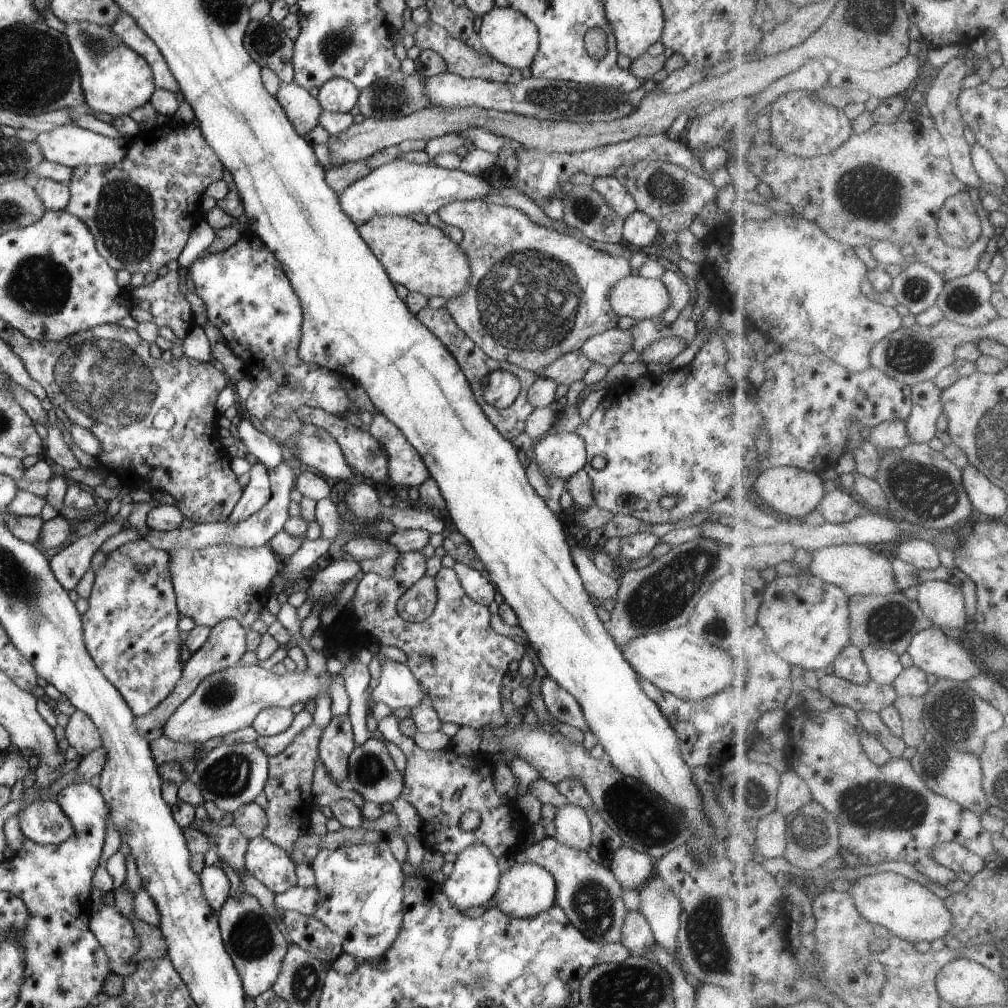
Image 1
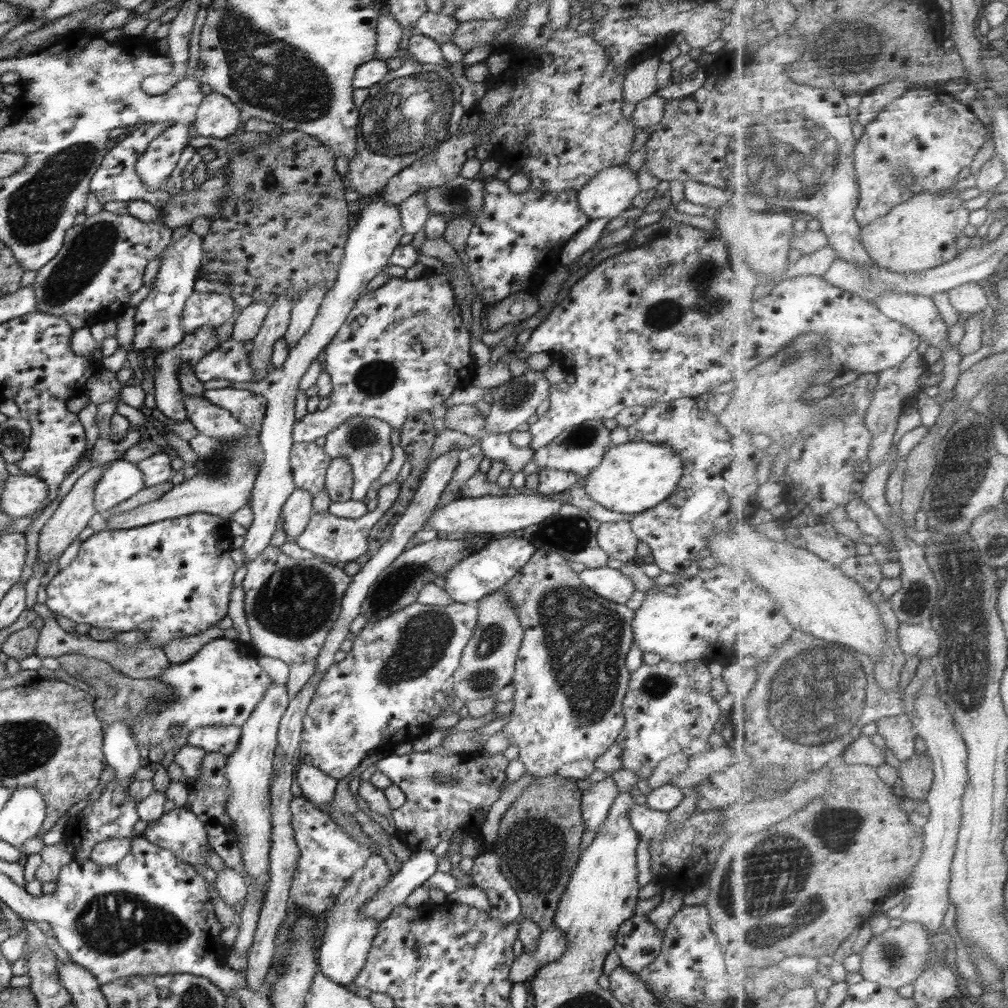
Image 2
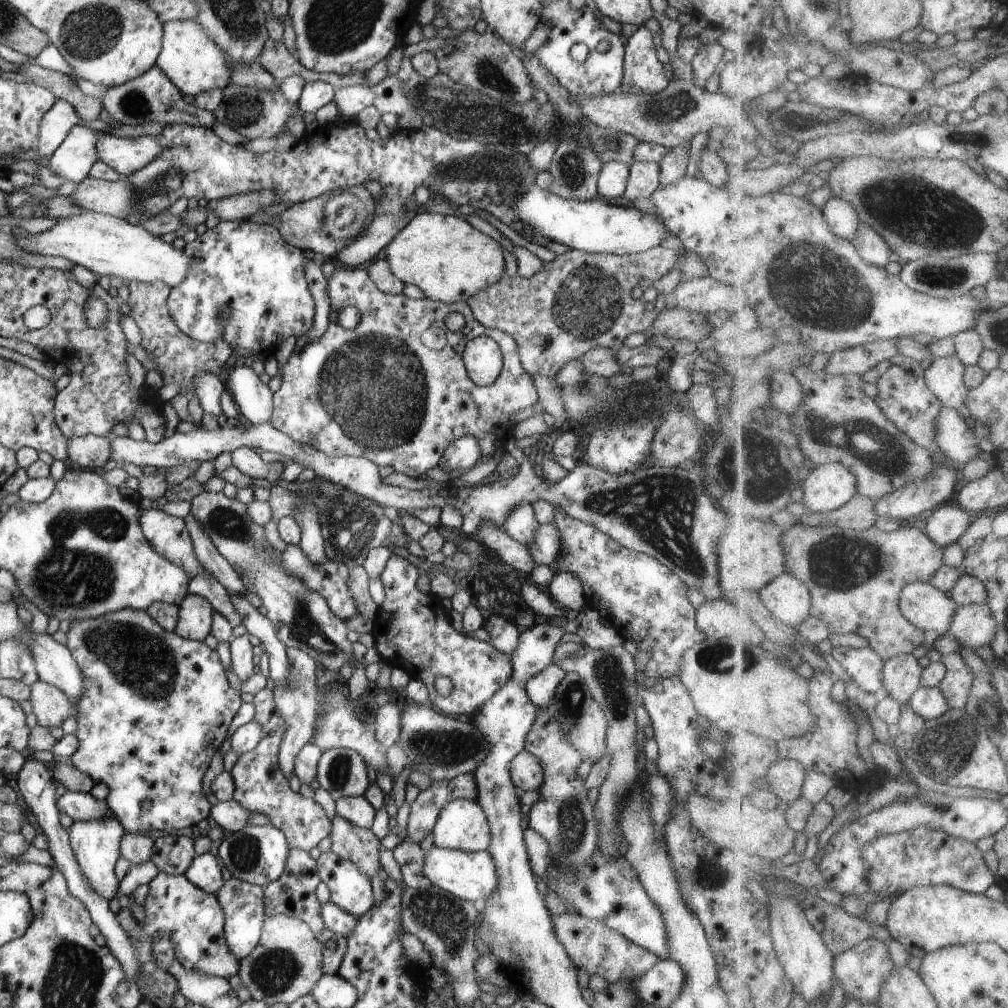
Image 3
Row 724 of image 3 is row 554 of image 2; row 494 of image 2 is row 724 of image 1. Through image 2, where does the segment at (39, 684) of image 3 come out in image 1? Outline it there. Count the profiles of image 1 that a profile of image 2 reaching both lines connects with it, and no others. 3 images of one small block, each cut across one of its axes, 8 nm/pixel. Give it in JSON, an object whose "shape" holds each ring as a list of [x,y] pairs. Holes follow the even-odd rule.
{"shape":[[[76,710],[68,718],[65,737],[69,746],[77,750],[78,756],[85,757],[98,747],[102,747],[102,737],[90,717],[81,710]]]}

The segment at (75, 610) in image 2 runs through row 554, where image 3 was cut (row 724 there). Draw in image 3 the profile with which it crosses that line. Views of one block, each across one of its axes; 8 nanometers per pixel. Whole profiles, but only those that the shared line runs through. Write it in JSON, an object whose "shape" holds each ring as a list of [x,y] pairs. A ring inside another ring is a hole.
{"shape":[[[128,608],[105,614],[103,617],[74,623],[66,636],[66,646],[80,667],[85,686],[81,697],[76,700],[77,710],[74,710],[77,726],[73,735],[76,735],[79,745],[76,752],[69,758],[72,766],[80,769],[81,773],[87,774],[95,784],[106,784],[108,795],[105,802],[128,833],[146,835],[146,832],[150,830],[156,830],[162,834],[176,833],[180,828],[194,826],[203,818],[208,818],[211,804],[202,792],[202,778],[208,770],[212,757],[219,751],[224,740],[230,736],[230,722],[236,716],[238,708],[242,706],[241,692],[230,685],[224,670],[225,666],[217,656],[217,652],[208,647],[204,641],[185,639],[174,631],[164,630],[146,611]],[[143,800],[150,802],[152,805],[150,810],[143,810],[140,807],[140,802]]]}

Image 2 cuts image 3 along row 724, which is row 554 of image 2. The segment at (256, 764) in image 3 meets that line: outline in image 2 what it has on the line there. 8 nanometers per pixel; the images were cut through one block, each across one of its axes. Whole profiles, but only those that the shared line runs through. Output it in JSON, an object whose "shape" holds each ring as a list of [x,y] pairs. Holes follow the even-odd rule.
{"shape":[[[268,546],[247,566],[242,582],[243,607],[246,613],[246,624],[251,634],[251,645],[260,655],[278,658],[289,666],[314,661],[325,643],[328,631],[332,630],[339,617],[342,597],[352,579],[353,576],[346,574],[343,568],[323,562],[317,556],[311,559],[293,559],[278,547]]]}

